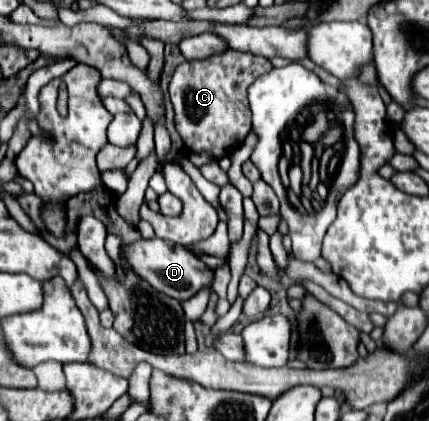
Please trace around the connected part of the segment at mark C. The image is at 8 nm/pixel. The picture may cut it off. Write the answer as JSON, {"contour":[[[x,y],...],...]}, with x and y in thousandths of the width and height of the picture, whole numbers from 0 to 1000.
{"contour":[[[527,119],[508,133],[490,133],[485,143],[448,143],[448,147],[429,147],[410,162],[401,195],[396,195],[396,233],[406,247],[406,290],[410,290],[410,309],[429,337],[429,352],[438,352],[443,361],[476,361],[485,356],[485,366],[494,366],[499,380],[513,380],[522,371],[536,371],[573,328],[578,309],[587,304],[587,266],[578,252],[578,209],[583,200],[625,176],[634,166],[634,147],[615,133],[597,133],[583,124],[550,124],[550,119]]]}

